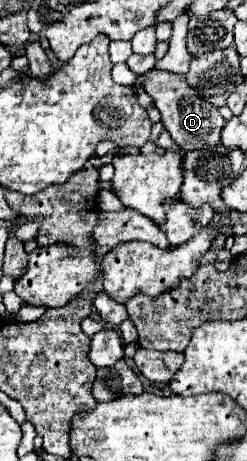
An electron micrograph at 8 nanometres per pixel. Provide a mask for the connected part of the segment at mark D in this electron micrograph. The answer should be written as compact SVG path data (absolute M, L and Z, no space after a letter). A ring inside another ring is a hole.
M150 69L142 77L144 77L144 83L142 83L144 91L154 99L156 109L162 113L164 129L172 135L178 147L182 147L184 151L194 151L194 149L202 149L204 145L220 143L220 131L224 127L222 115L204 97L198 97L198 93L188 85L186 75Z

